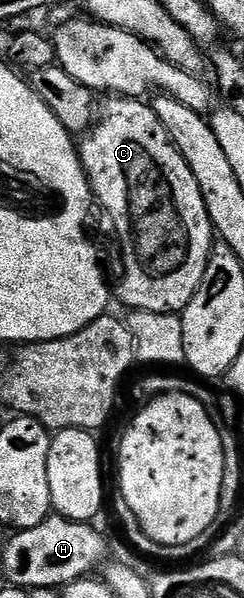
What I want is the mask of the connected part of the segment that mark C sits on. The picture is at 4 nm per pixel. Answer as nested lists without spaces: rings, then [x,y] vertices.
[[[112,96],[107,102],[102,102],[97,113],[97,120],[92,124],[86,133],[82,134],[78,142],[79,158],[83,164],[84,171],[91,184],[91,192],[94,200],[103,204],[105,212],[111,216],[111,221],[115,224],[115,233],[119,236],[119,245],[123,248],[123,282],[119,285],[119,301],[127,308],[127,311],[142,311],[144,313],[173,313],[182,314],[187,304],[193,299],[197,287],[201,287],[201,279],[205,275],[205,267],[211,258],[213,248],[213,226],[209,219],[209,211],[205,207],[205,199],[201,195],[201,187],[181,151],[171,142],[171,137],[165,131],[161,119],[157,119],[154,108],[146,100],[125,96]]]

